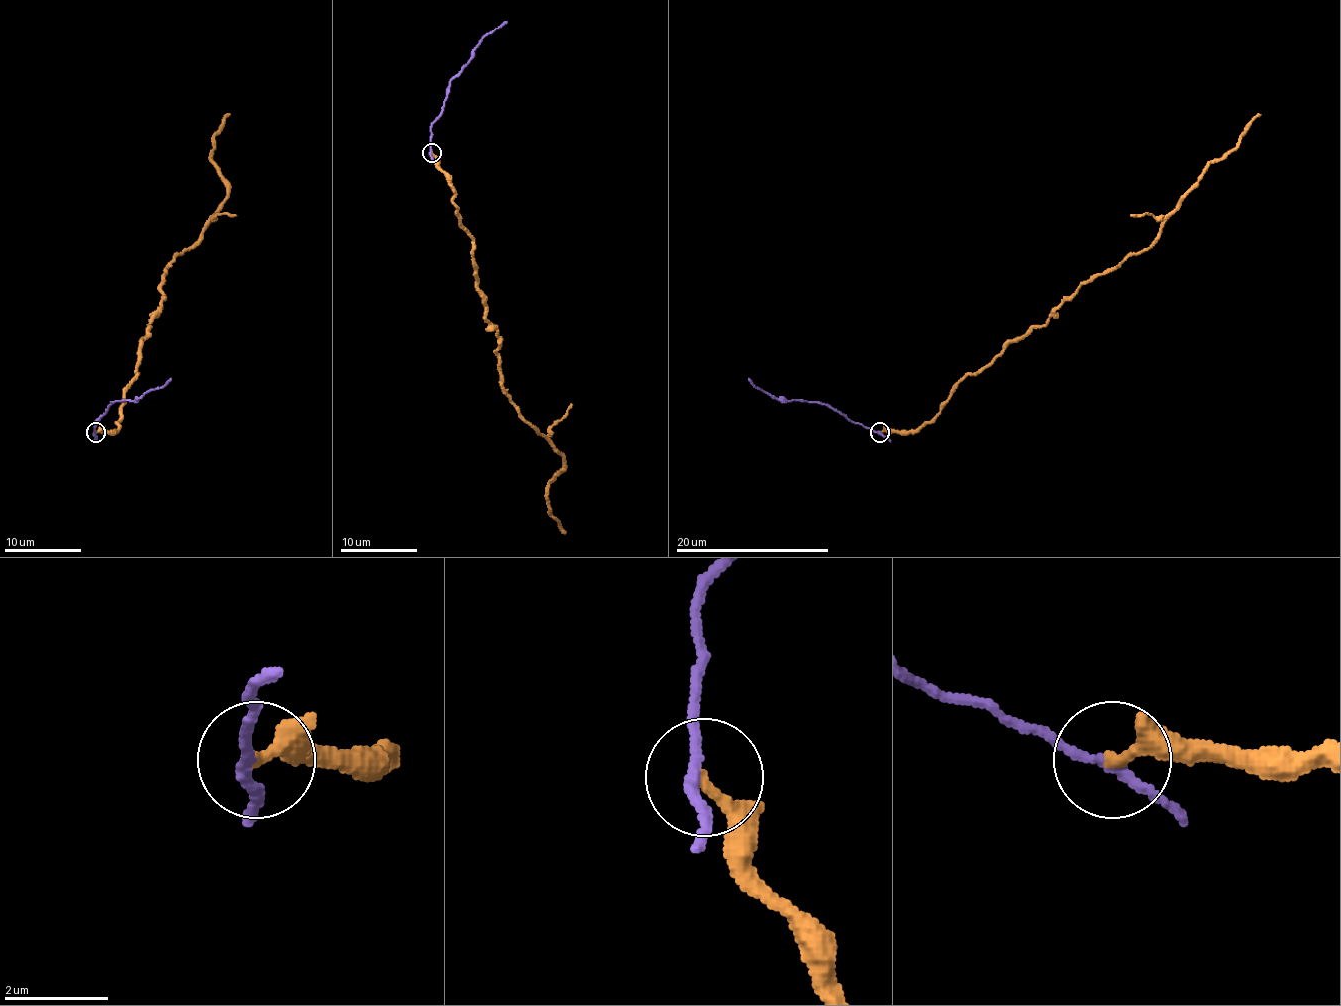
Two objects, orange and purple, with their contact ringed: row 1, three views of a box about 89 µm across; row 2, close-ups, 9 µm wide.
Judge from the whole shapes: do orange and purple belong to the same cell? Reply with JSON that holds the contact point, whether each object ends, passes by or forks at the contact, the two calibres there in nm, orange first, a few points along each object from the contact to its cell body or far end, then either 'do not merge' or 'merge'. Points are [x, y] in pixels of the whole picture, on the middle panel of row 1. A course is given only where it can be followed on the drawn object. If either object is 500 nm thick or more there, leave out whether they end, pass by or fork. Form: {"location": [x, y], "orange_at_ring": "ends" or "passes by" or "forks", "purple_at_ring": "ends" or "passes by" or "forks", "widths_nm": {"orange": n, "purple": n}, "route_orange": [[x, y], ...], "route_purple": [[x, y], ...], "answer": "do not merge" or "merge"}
{"location": [432, 152], "orange_at_ring": "ends", "purple_at_ring": "passes by", "widths_nm": {"orange": 240, "purple": 200}, "route_orange": [[432, 152], [473, 239], [501, 391], [563, 458], [548, 506], [565, 533]], "route_purple": [[430, 152], [430, 127], [444, 108], [449, 81], [469, 60], [476, 44], [507, 21]], "answer": "do not merge"}

